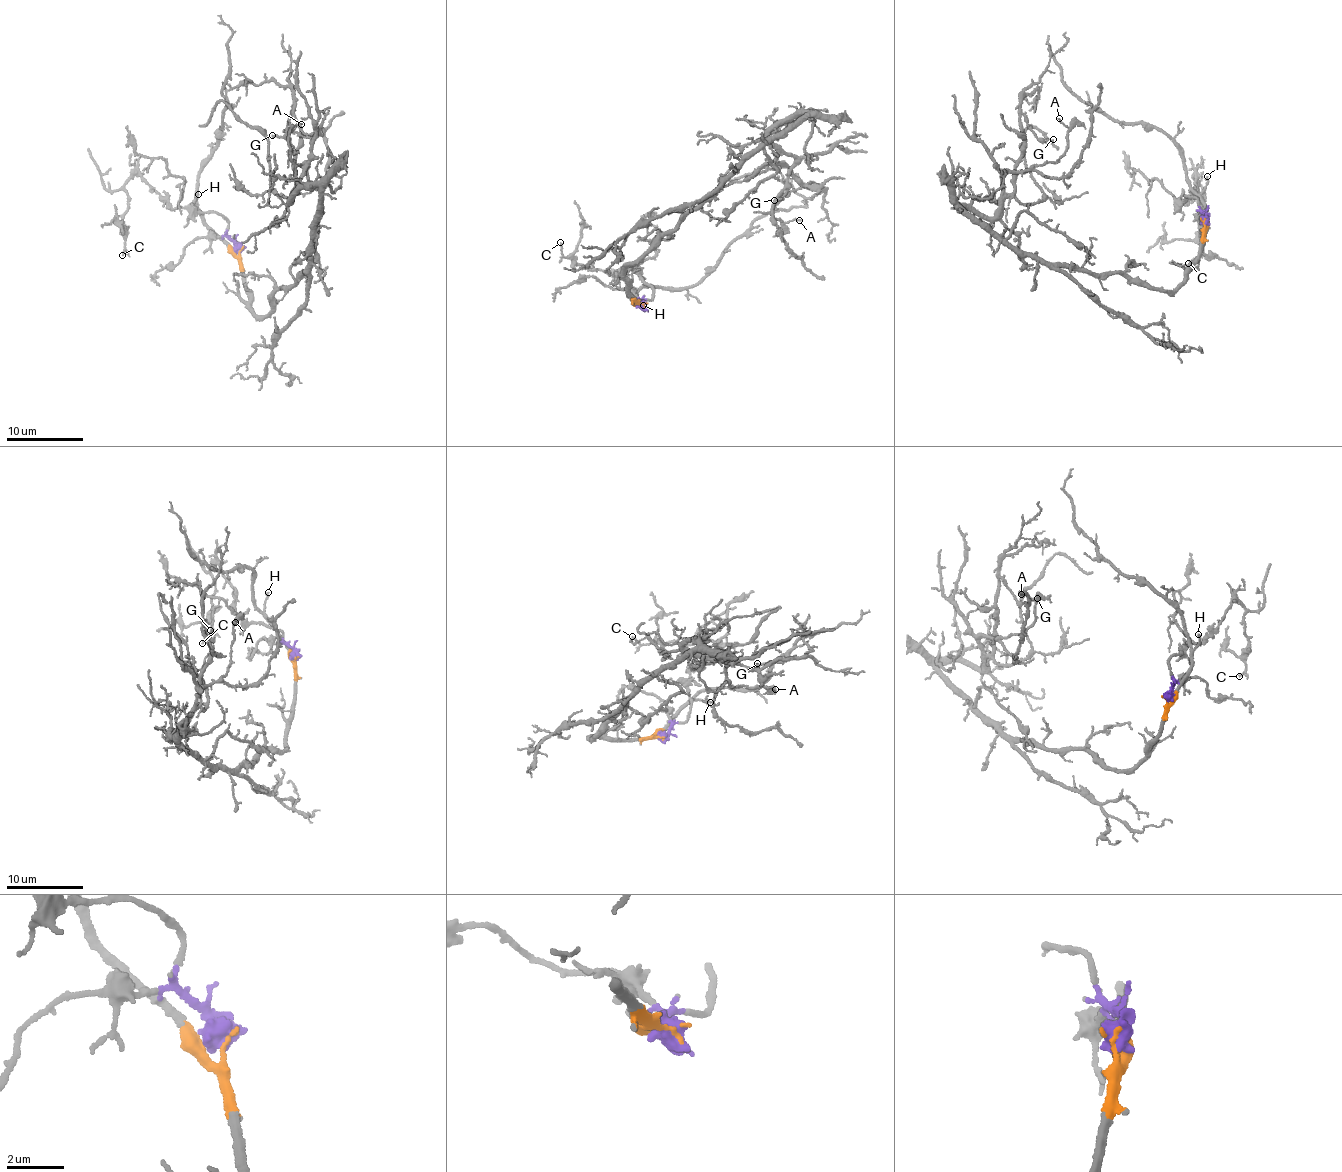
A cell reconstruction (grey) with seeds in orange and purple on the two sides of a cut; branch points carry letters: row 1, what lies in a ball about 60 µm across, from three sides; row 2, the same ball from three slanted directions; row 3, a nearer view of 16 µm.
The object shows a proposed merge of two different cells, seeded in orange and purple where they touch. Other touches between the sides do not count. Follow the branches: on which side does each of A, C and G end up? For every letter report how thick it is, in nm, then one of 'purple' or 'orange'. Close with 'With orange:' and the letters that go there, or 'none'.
A: calibre 120 nm; orange
C: calibre 110 nm; purple
G: calibre 120 nm; orange
With orange: A, G

